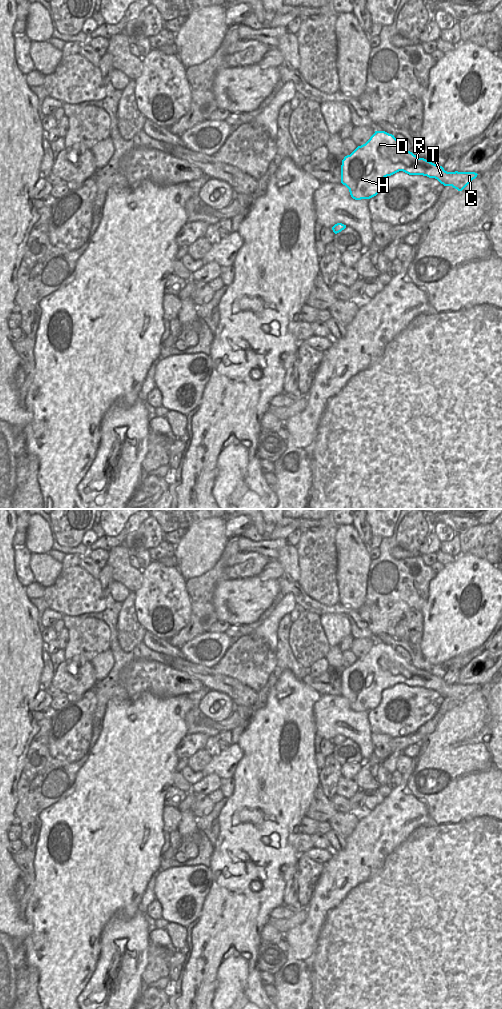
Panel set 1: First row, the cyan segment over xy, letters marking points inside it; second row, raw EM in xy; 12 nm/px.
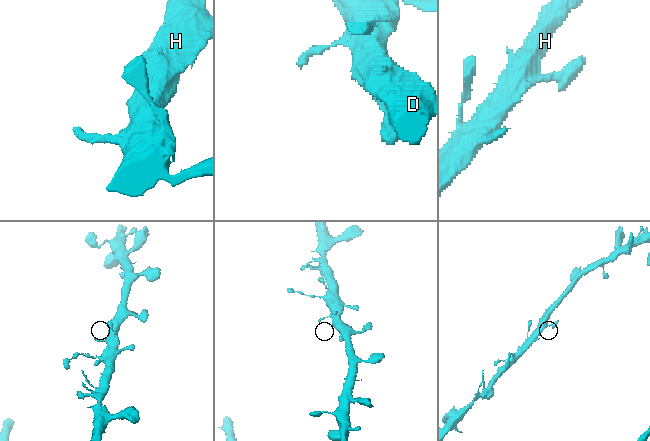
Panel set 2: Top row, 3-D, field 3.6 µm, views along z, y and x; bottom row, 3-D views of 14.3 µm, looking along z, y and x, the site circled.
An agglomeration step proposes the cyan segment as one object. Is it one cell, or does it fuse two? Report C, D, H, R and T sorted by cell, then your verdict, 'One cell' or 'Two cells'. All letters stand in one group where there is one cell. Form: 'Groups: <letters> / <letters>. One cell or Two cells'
Groups: C D H R T. One cell.

